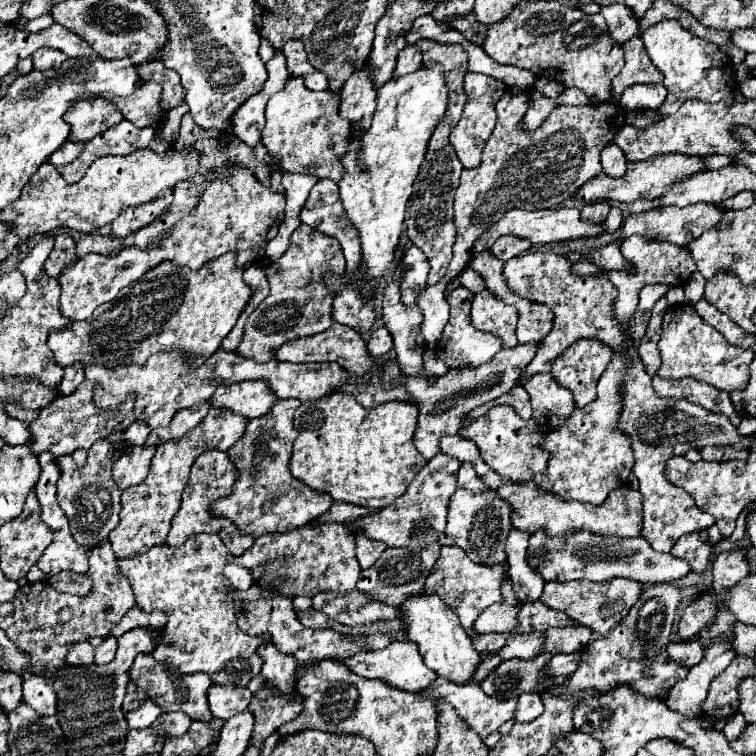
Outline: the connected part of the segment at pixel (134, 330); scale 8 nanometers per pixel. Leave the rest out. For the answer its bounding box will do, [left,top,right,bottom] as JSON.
[49,254,253,368]

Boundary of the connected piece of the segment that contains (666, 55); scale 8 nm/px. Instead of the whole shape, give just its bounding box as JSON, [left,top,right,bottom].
[641,20,735,116]

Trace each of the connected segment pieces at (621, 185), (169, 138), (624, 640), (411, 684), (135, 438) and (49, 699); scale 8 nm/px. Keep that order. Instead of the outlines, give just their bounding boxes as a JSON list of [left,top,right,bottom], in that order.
[[575,154,705,202],[162,104,188,143],[559,584,687,698],[343,640,437,692],[123,420,150,446],[23,676,57,716]]

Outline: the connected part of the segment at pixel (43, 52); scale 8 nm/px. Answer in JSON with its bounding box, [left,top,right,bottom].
[33,48,67,70]

